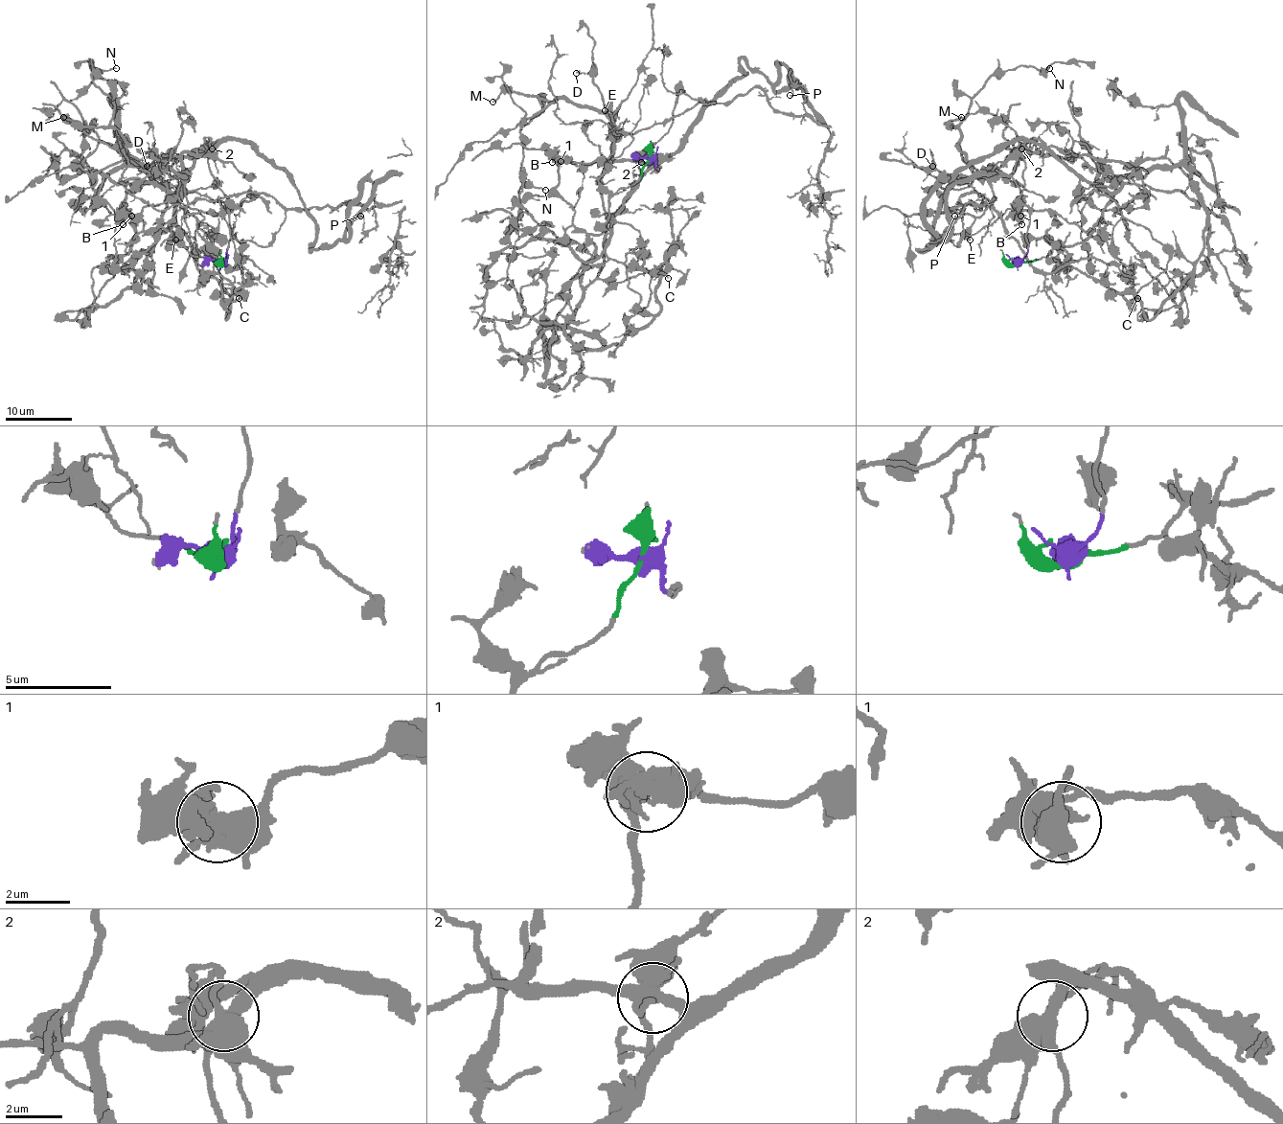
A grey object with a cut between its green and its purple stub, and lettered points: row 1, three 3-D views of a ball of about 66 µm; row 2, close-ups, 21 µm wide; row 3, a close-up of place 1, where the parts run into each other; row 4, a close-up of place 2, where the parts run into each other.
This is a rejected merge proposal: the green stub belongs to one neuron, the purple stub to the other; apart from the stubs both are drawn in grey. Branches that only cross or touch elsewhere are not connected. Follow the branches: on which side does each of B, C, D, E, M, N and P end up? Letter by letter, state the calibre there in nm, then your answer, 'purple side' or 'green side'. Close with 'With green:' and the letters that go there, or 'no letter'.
B: 240 nm | purple side
C: 170 nm | purple side
D: 100 nm | purple side
E: 480 nm | purple side
M: 200 nm | purple side
N: 150 nm | purple side
P: 180 nm | purple side
With green: no letter

